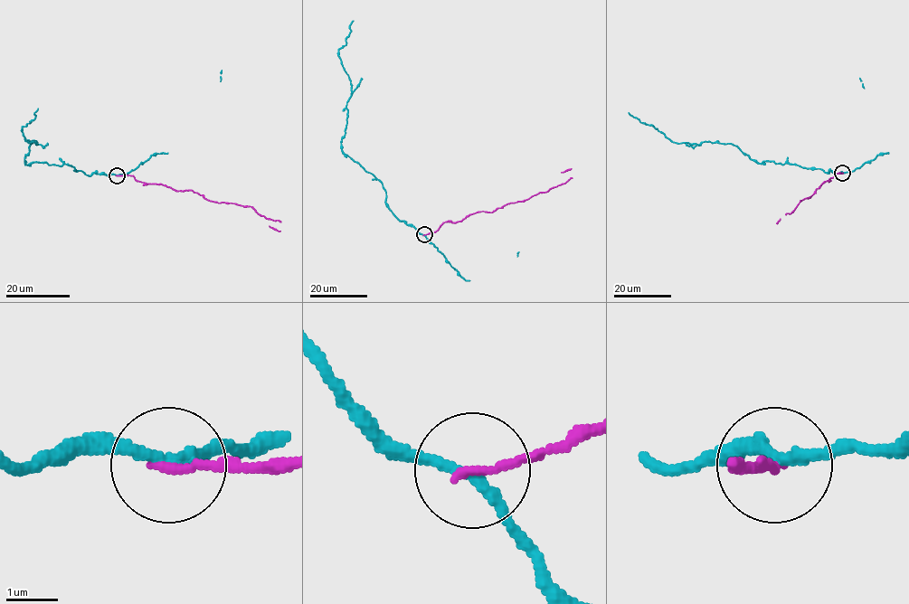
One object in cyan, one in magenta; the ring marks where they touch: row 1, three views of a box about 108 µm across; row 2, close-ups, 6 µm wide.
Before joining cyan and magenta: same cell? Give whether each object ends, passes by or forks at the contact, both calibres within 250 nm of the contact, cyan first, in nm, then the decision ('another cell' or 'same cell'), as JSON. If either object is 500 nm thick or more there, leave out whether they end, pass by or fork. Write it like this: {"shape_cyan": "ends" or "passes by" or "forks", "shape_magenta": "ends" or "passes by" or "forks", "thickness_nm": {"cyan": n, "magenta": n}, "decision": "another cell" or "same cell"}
{"shape_cyan": "passes by", "shape_magenta": "ends", "thickness_nm": {"cyan": 200, "magenta": 180}, "decision": "another cell"}

